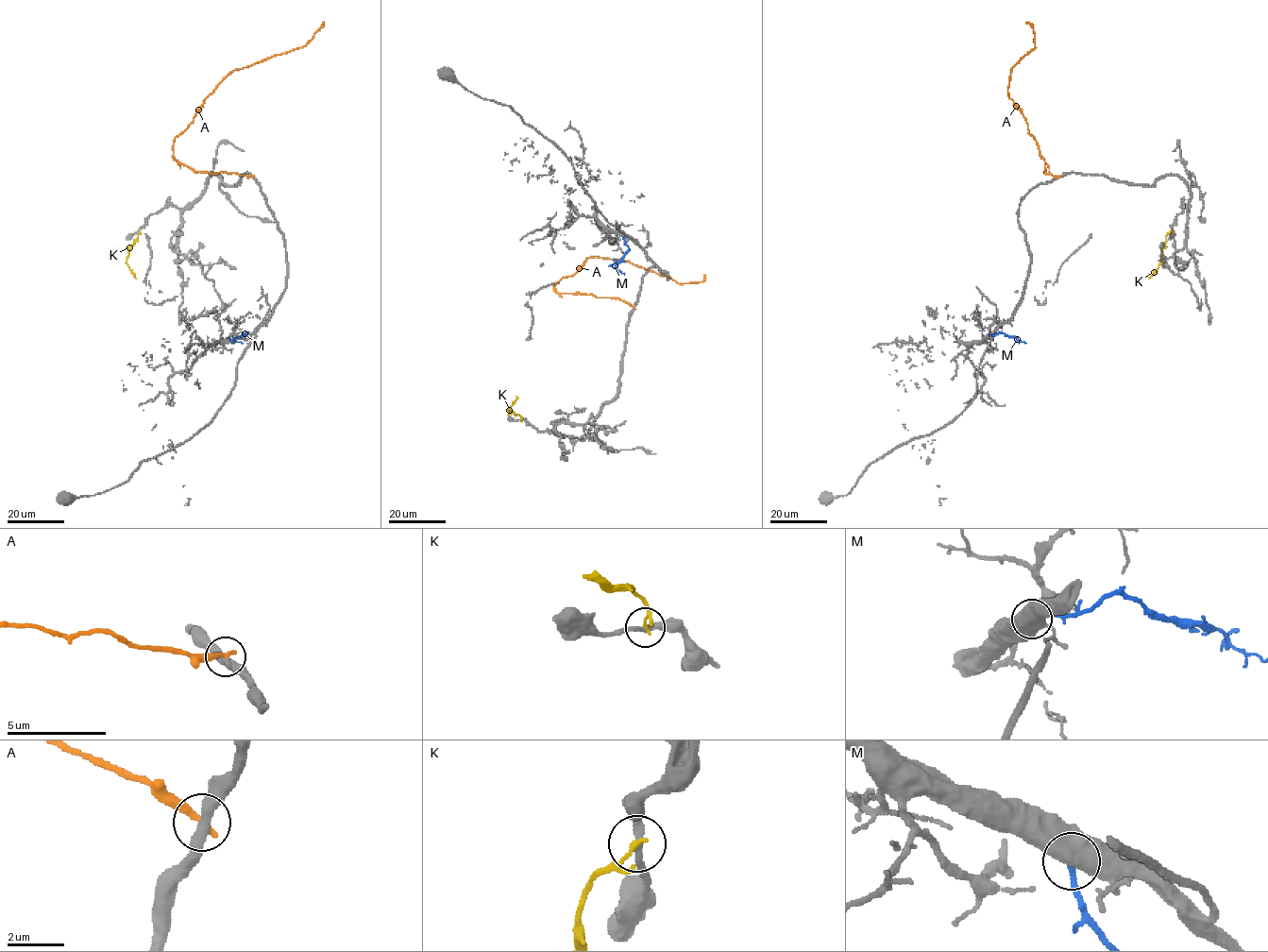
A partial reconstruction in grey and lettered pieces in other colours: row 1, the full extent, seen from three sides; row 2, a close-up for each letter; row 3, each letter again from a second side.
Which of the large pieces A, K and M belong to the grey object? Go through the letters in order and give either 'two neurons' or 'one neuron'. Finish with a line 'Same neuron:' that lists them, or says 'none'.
A: two neurons
K: two neurons
M: one neuron
Same neuron: M

